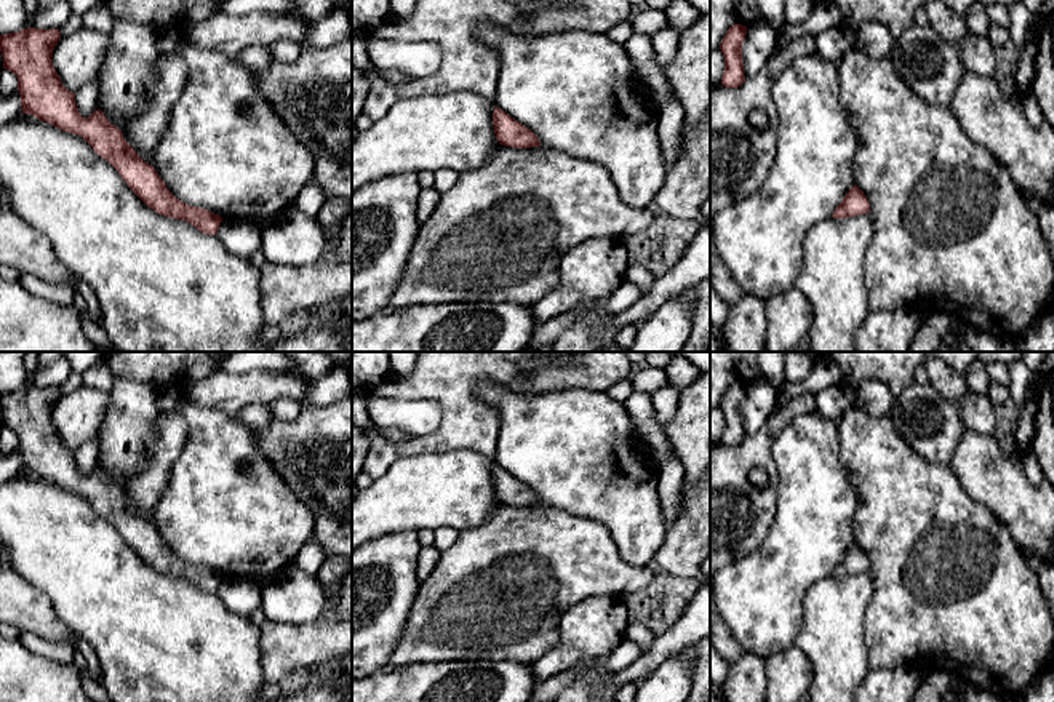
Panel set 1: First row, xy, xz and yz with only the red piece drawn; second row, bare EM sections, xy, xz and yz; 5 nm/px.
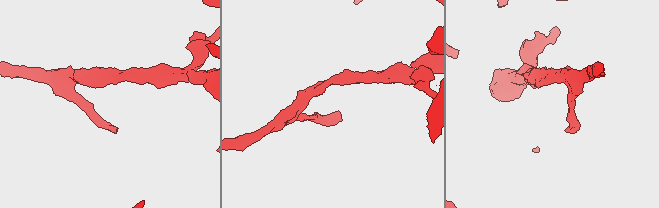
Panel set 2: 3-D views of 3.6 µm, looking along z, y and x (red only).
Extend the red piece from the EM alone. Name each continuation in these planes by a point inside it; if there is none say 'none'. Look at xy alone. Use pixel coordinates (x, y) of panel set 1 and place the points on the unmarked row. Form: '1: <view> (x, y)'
none

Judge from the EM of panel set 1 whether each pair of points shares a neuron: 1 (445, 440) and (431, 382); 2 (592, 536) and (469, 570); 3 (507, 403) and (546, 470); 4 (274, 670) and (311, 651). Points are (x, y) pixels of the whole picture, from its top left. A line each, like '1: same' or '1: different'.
1: same
2: same
3: same
4: same

